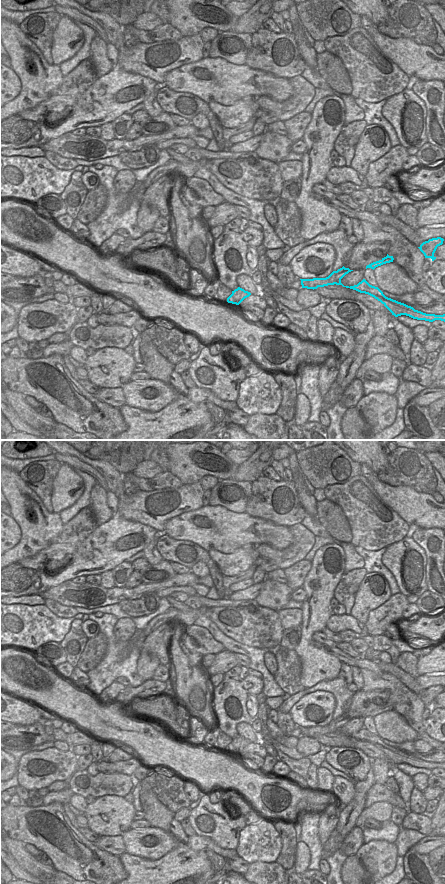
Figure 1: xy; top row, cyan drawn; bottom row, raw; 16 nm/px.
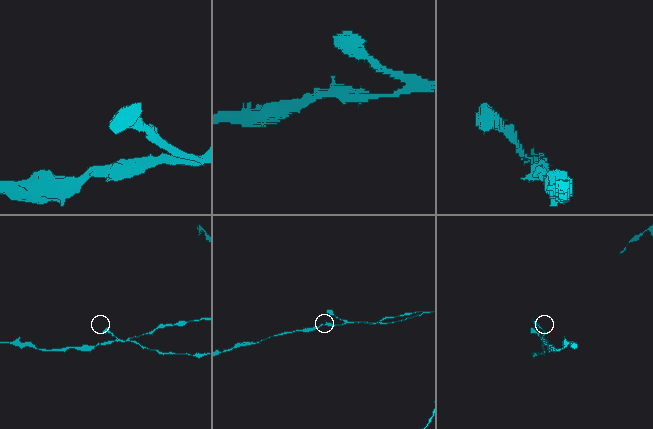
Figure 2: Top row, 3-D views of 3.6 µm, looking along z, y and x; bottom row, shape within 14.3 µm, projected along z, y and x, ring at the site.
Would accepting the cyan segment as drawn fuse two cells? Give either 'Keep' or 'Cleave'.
Cleave

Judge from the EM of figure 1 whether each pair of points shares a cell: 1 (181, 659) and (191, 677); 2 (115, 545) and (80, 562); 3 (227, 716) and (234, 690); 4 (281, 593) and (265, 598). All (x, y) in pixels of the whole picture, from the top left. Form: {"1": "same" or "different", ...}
{"1": "same", "2": "same", "3": "same", "4": "same"}

